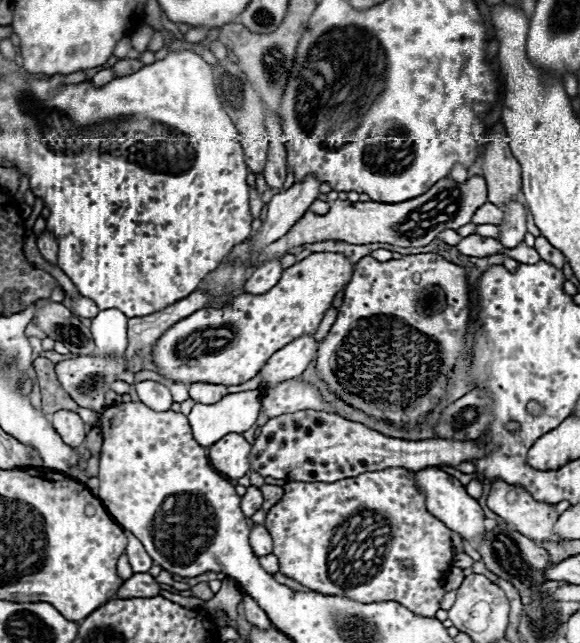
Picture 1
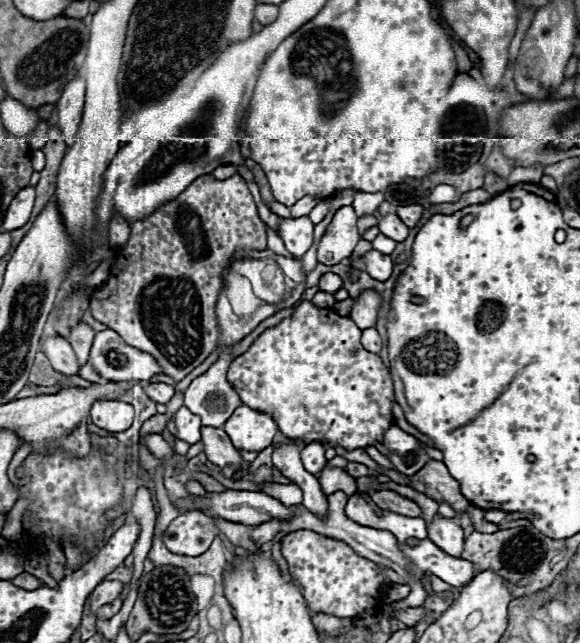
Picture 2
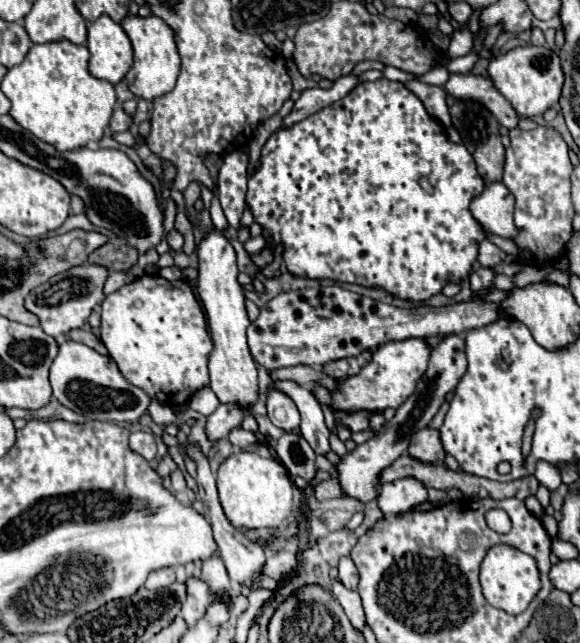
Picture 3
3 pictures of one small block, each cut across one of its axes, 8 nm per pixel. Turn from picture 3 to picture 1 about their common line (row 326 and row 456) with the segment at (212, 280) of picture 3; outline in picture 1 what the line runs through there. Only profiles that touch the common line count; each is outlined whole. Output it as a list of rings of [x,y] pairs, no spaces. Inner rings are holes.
[[[228,434],[212,444],[210,462],[230,480],[238,480],[248,472],[248,452],[250,444],[242,434]]]

